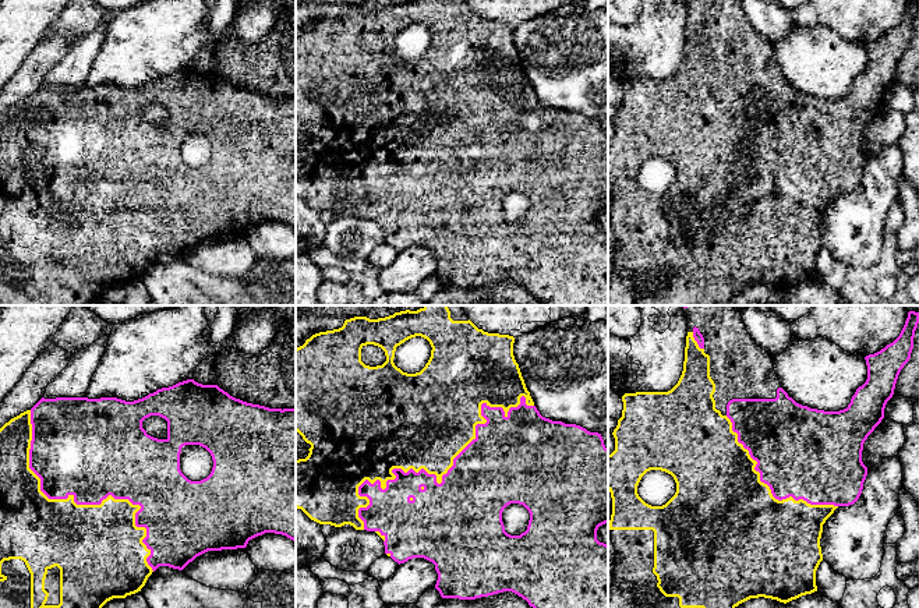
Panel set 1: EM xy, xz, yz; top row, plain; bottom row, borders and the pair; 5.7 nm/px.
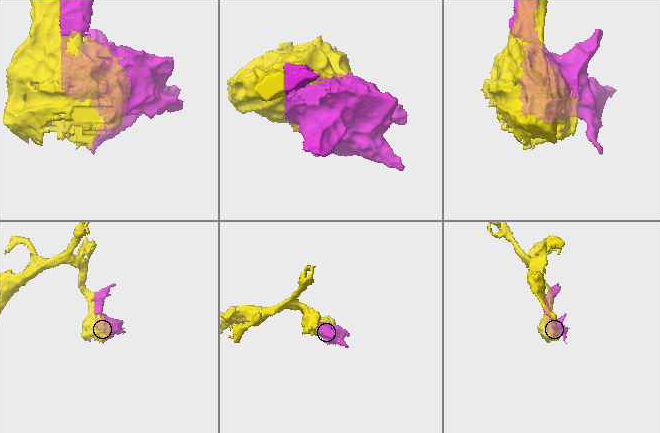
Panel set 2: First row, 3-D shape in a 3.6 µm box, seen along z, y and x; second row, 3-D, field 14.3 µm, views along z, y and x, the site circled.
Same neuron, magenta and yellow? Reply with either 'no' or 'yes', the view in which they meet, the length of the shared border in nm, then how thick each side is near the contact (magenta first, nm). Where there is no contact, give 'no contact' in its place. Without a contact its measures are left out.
yes | xz | 1200 nm | 440/380 nm

